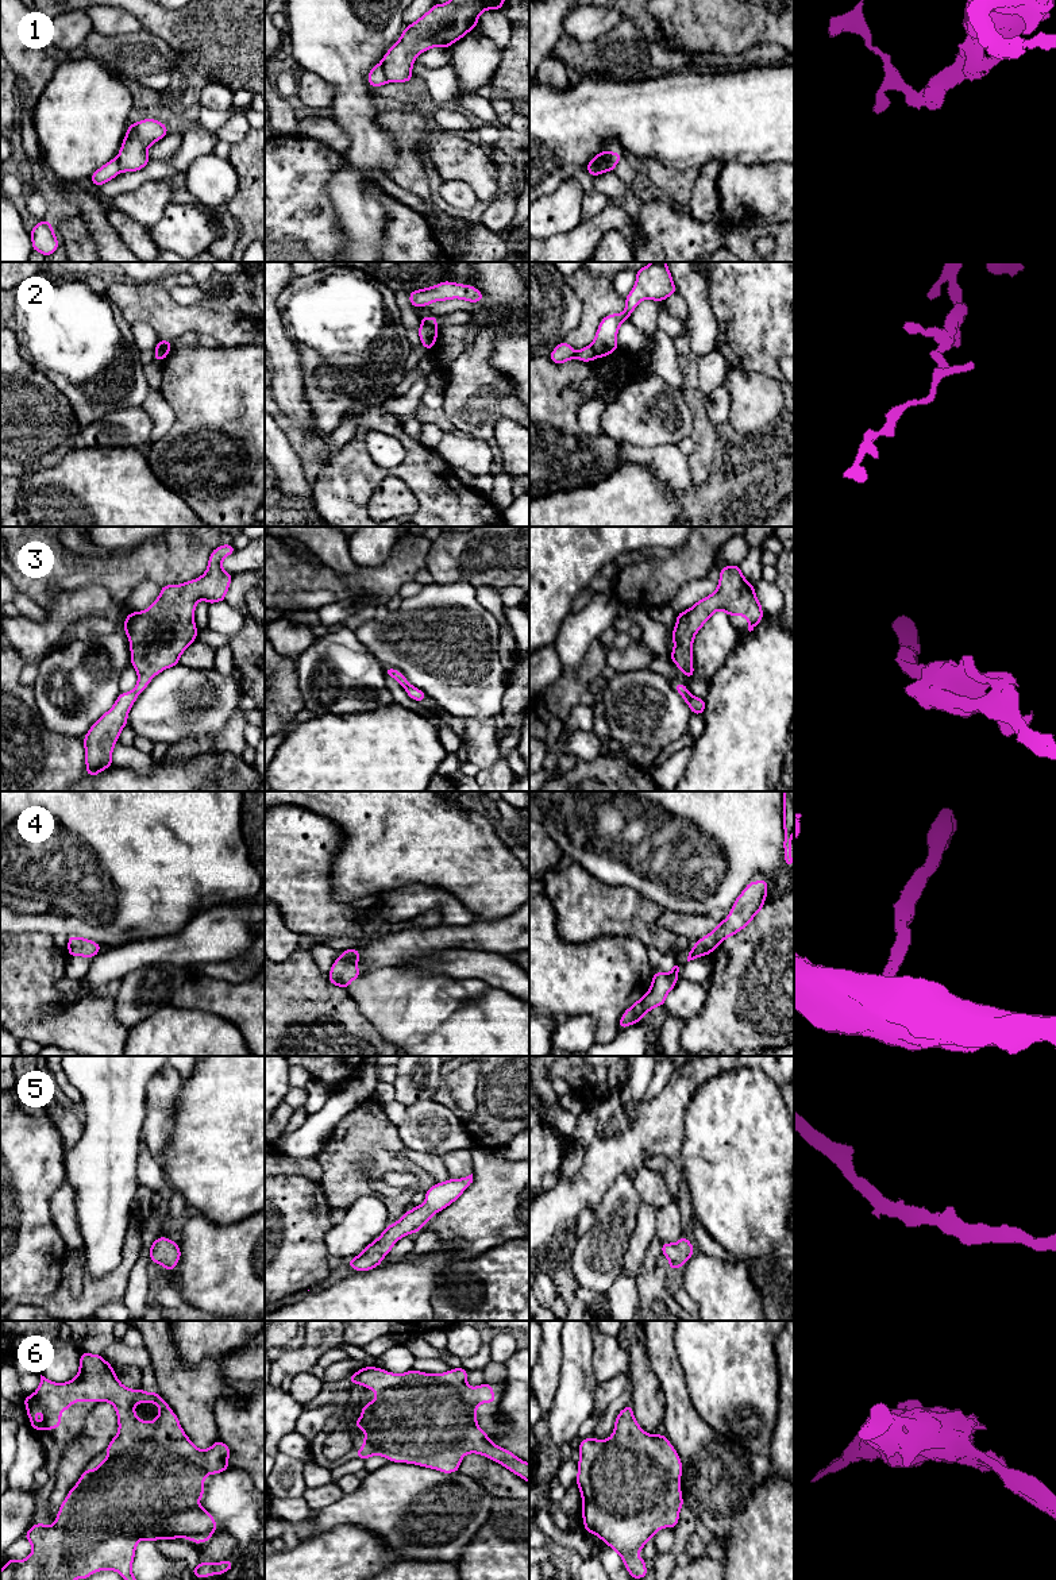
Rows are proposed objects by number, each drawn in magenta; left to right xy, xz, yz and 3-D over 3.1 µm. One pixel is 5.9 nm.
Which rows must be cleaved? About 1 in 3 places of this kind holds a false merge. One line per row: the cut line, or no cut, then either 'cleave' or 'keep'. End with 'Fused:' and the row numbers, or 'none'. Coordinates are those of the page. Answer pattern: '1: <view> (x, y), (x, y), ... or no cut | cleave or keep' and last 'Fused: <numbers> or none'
1: yz (608, 151), (606, 161), (597, 173) | cleave
2: xy (169, 347), (155, 350) | cleave
3: no cut | keep
4: no cut | keep
5: no cut | keep
6: no cut | keep
Fused: 1, 2

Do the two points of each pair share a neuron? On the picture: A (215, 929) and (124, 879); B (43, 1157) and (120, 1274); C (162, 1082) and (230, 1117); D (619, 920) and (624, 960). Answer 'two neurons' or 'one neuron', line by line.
A: two neurons
B: two neurons
C: two neurons
D: two neurons

